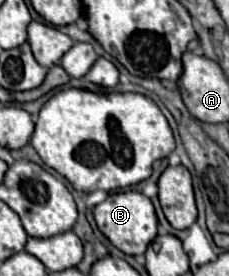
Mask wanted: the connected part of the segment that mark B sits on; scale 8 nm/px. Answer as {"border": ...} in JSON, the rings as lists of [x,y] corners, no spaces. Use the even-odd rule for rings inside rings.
{"border":[[[137,190],[109,194],[101,204],[93,208],[93,218],[101,234],[125,254],[133,254],[133,256],[145,254],[149,242],[157,236],[157,216],[155,216],[153,204],[145,194]]]}

